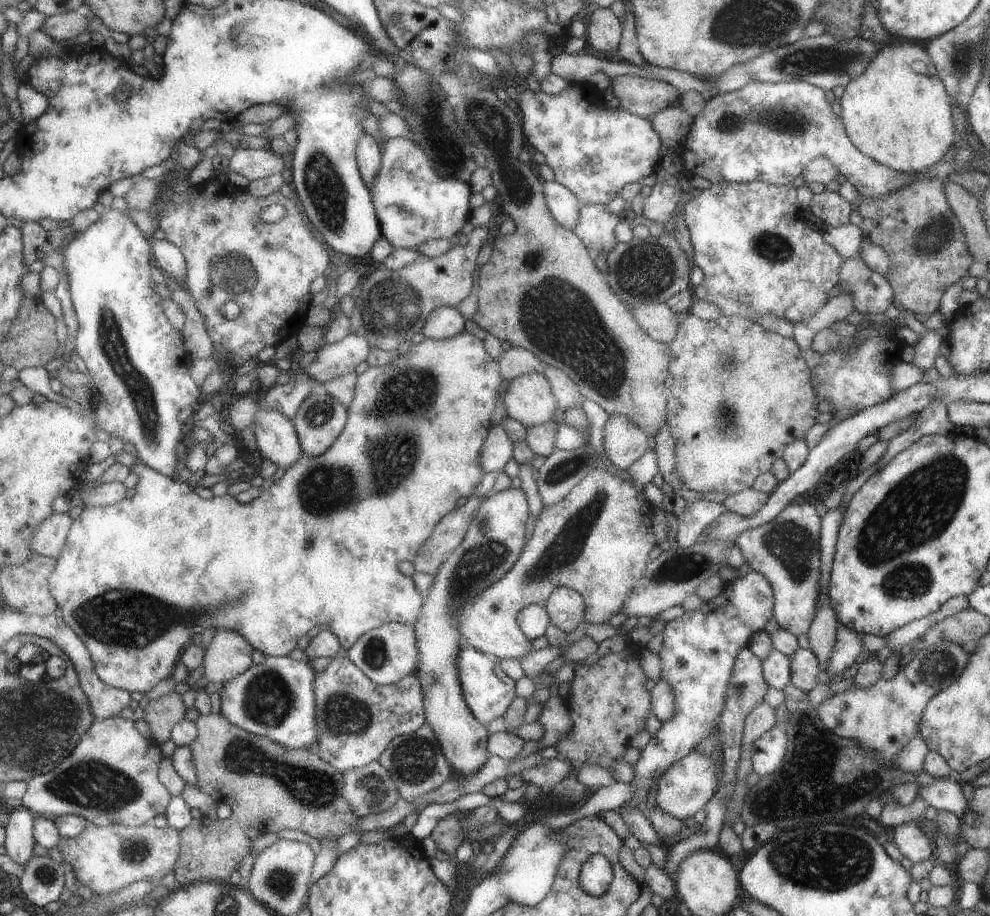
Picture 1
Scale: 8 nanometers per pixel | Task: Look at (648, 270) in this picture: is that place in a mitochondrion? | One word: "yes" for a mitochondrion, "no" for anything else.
yes

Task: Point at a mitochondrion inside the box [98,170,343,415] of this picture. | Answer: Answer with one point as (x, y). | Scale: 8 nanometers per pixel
(235, 276)

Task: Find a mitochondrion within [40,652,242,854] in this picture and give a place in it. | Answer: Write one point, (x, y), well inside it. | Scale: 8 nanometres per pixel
(95, 785)

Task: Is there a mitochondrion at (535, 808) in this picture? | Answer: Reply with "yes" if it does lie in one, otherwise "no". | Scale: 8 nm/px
no

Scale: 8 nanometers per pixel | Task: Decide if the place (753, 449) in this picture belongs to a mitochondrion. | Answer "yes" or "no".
no

